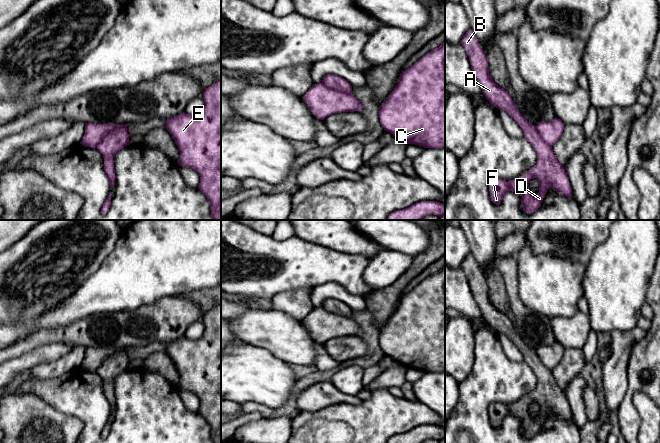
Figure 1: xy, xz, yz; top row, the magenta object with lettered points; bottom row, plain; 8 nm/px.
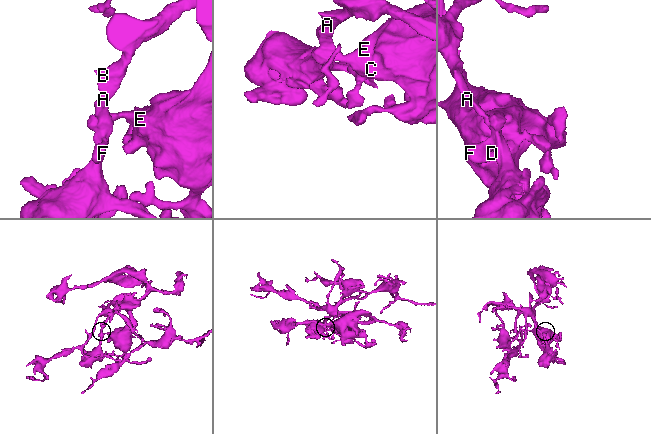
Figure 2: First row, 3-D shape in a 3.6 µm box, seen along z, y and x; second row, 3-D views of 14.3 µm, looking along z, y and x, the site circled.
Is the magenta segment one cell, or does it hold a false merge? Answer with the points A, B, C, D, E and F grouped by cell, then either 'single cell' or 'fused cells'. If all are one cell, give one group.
A B D F / C E | fused cells

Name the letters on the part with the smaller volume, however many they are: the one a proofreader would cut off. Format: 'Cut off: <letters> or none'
Cut off: C, E

